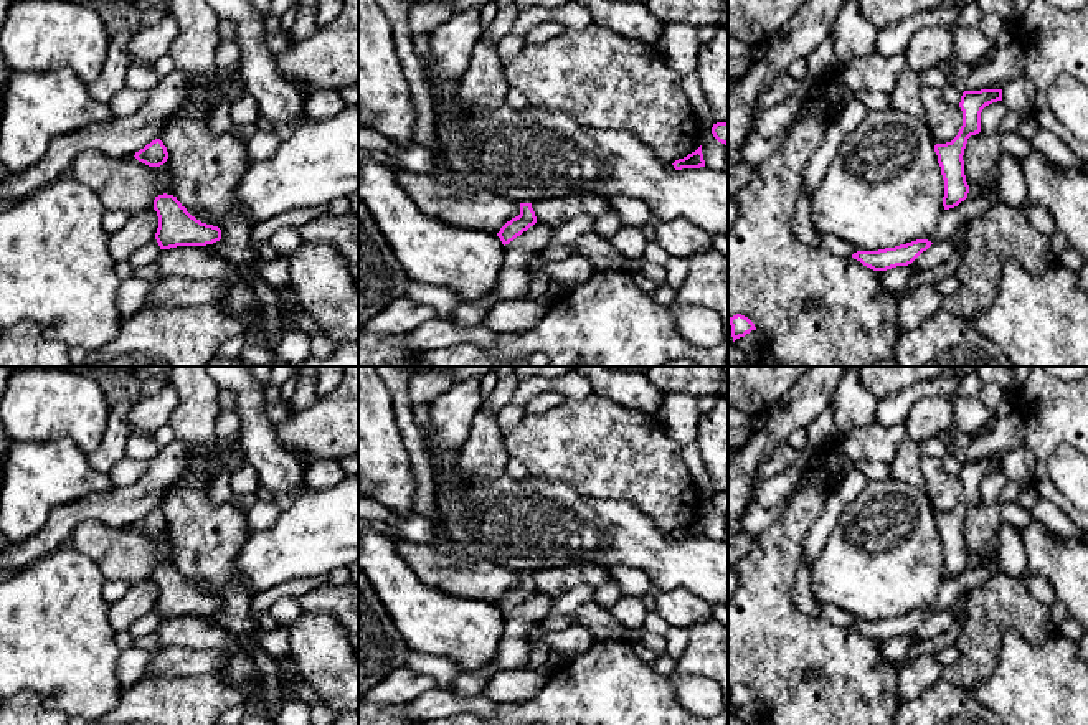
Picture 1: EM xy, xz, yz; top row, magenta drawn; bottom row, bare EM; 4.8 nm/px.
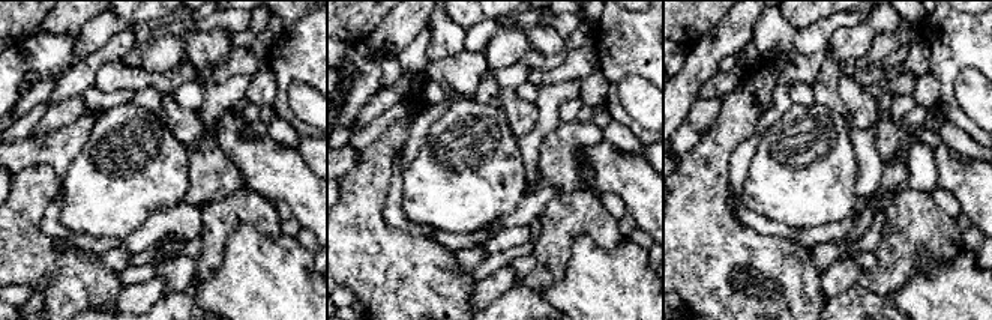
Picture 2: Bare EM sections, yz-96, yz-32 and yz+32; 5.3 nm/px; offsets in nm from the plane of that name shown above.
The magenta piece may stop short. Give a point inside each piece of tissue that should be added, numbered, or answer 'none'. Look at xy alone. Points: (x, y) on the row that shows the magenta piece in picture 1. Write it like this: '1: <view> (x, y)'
none

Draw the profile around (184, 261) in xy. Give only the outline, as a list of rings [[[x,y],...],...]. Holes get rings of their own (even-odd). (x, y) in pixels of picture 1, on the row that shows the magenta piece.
[[[177,246],[162,249],[157,258],[158,277],[192,277],[198,281],[231,281],[238,266],[208,254],[203,246]]]

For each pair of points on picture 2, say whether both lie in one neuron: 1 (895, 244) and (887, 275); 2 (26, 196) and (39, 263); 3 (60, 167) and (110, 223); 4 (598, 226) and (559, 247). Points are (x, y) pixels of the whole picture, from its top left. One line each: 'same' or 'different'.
1: same
2: same
3: different
4: same

